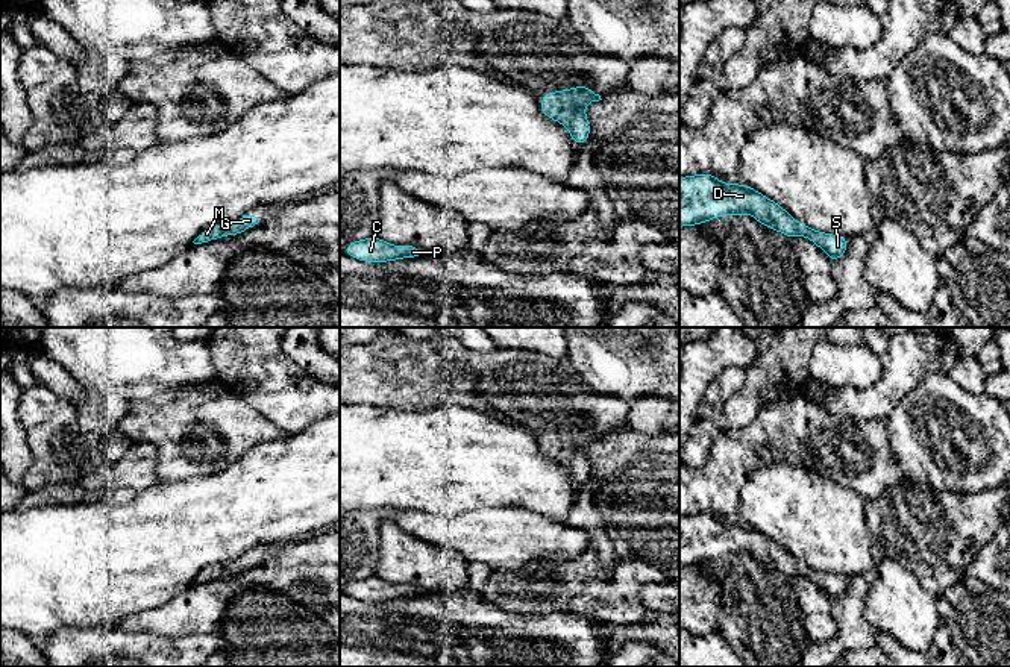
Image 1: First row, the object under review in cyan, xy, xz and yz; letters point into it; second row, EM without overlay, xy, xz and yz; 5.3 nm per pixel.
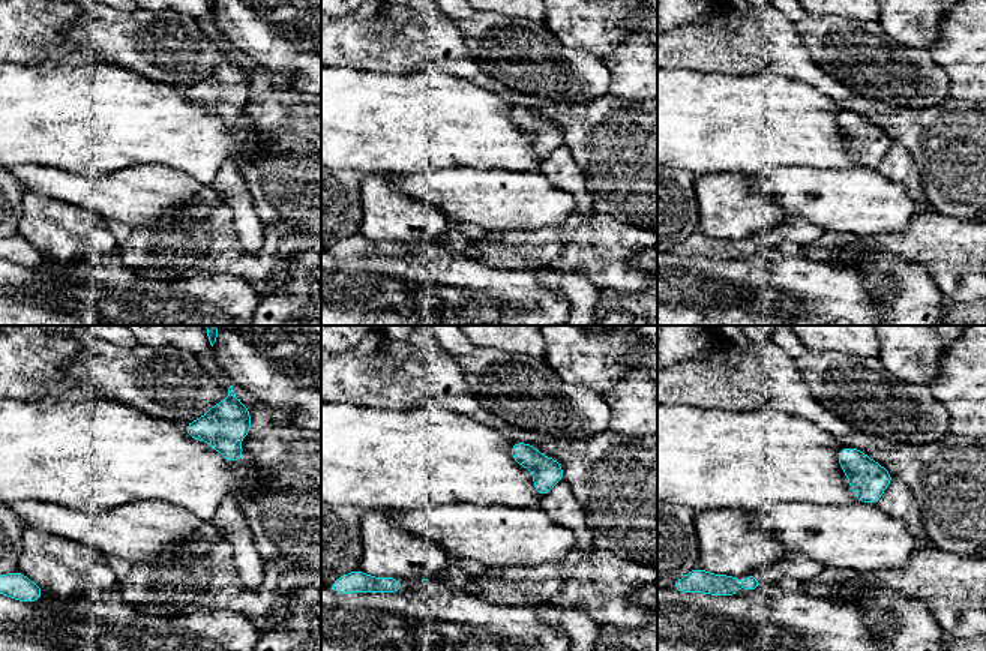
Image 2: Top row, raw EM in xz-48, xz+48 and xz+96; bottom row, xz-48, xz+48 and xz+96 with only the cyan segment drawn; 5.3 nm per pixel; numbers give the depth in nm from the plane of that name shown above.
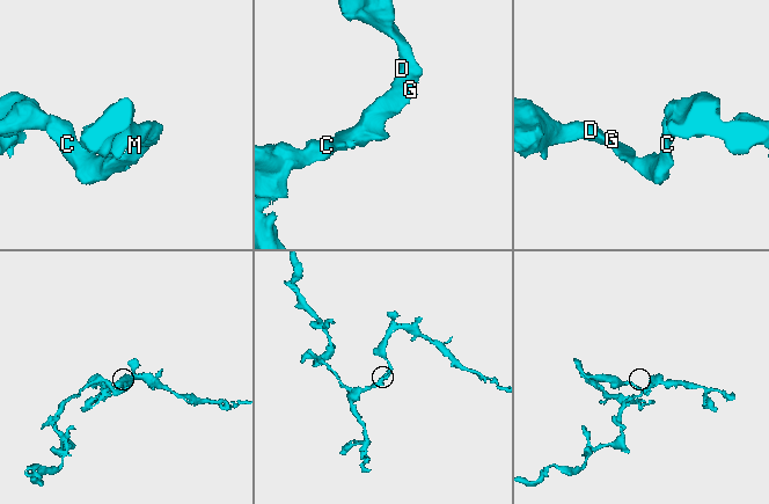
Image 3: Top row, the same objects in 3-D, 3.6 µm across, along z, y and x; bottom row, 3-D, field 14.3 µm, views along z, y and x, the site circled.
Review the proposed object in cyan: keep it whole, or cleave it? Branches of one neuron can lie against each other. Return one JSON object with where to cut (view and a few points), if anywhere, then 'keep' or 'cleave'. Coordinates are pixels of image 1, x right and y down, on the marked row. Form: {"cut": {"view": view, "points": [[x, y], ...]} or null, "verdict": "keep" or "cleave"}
{"cut": null, "verdict": "keep"}

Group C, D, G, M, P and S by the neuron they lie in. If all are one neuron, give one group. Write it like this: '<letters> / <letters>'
C D G M P S

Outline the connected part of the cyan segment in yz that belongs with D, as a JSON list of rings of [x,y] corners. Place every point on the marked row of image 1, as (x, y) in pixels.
[[[710,173],[679,179],[679,227],[696,226],[708,220],[751,214],[769,229],[793,238],[805,236],[822,249],[834,264],[848,250],[848,238],[823,233],[796,221],[776,202],[745,185],[726,185]]]

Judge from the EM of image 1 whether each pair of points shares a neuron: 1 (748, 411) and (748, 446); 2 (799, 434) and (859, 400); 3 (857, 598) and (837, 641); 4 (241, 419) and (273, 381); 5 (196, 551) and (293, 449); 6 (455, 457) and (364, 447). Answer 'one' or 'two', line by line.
1: two
2: two
3: one
4: two
5: one
6: one

